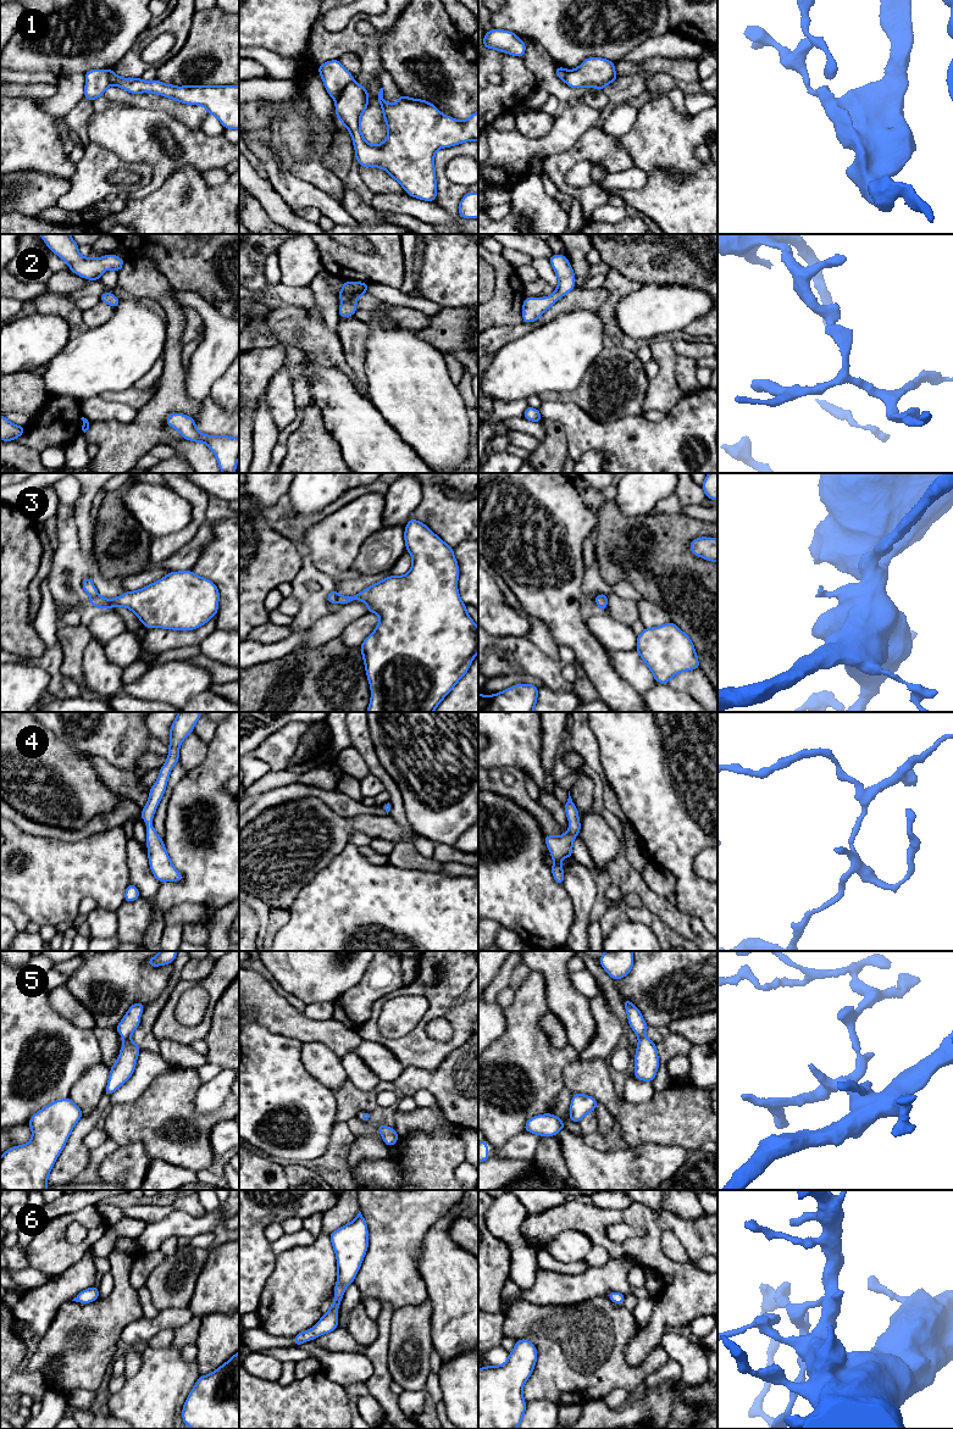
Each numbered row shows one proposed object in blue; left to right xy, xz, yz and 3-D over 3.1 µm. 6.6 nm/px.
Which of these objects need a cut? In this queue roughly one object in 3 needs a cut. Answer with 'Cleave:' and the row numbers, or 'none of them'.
Cleave: 1, 3

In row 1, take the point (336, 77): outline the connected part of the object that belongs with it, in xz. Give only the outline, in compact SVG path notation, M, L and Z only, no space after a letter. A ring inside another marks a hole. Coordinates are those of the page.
M339 59L322 63L317 69L327 93L334 101L355 80L350 72L339 62Z

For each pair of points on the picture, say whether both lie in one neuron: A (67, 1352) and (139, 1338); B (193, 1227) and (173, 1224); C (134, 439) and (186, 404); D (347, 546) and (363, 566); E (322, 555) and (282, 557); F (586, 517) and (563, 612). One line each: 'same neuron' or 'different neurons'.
A: different neurons
B: same neuron
C: same neuron
D: different neurons
E: different neurons
F: same neuron

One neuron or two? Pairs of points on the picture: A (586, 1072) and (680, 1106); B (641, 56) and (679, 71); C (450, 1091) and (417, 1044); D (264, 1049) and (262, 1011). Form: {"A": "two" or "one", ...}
{"A": "one", "B": "two", "C": "two", "D": "two"}

